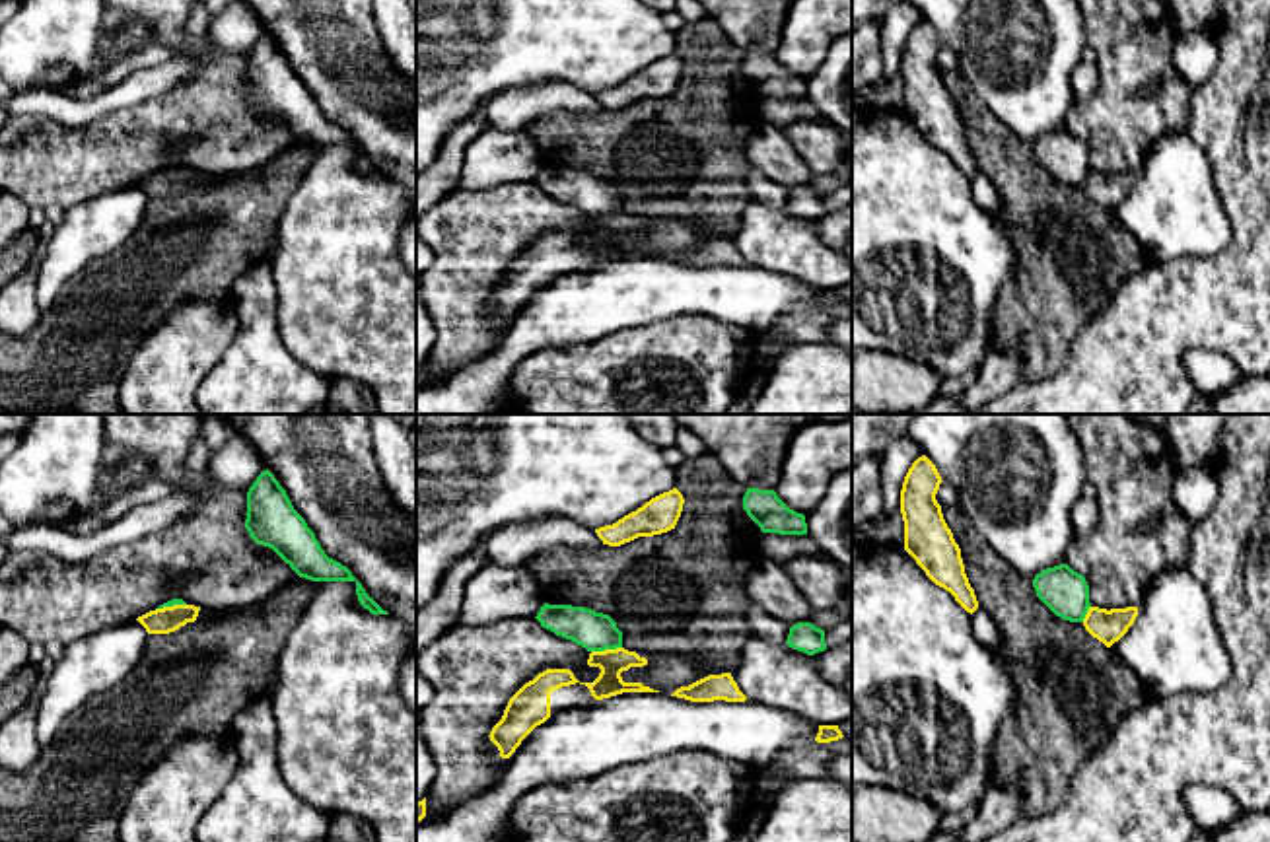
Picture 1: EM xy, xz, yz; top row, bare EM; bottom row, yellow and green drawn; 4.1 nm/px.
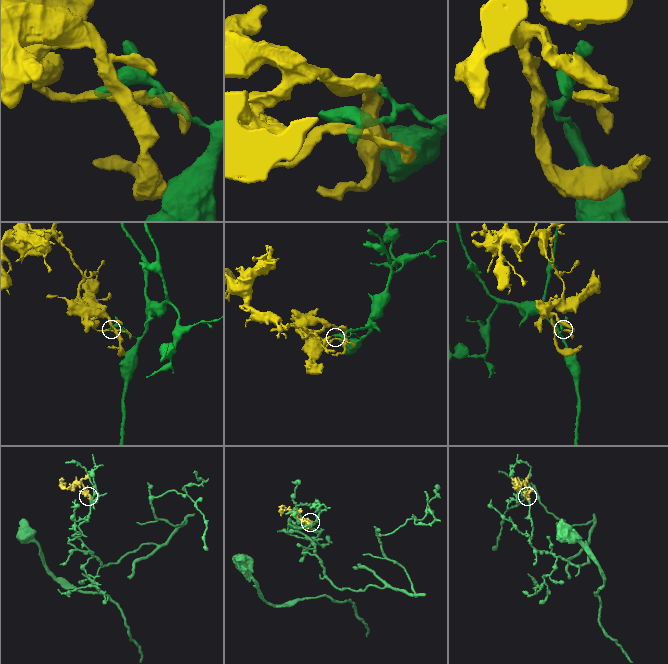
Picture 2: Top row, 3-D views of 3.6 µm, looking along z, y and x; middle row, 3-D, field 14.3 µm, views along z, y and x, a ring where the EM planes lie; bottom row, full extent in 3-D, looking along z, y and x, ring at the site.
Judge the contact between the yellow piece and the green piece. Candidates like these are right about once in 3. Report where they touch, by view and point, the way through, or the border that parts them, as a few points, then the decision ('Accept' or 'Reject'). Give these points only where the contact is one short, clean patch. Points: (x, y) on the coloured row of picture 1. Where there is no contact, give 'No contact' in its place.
Touches yellow at xz (605, 650). Boundary: xz (621, 646), (592, 652). Reject

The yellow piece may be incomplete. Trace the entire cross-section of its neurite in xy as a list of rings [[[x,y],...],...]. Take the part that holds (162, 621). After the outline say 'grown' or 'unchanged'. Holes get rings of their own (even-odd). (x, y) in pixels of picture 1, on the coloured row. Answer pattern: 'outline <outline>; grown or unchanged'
outline [[[173,605],[150,611],[136,620],[146,628],[148,634],[169,634],[185,626],[187,622],[194,622],[200,607],[194,605]]]; unchanged

